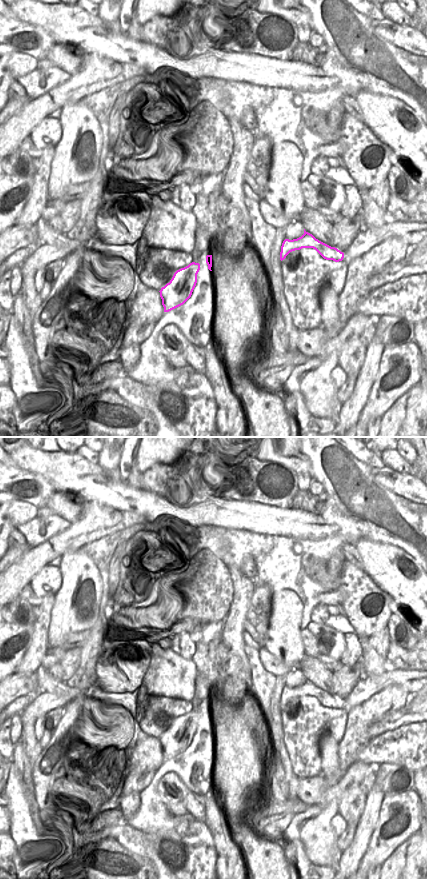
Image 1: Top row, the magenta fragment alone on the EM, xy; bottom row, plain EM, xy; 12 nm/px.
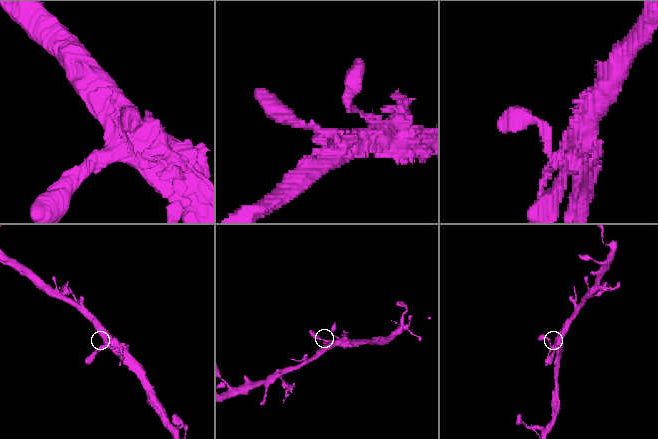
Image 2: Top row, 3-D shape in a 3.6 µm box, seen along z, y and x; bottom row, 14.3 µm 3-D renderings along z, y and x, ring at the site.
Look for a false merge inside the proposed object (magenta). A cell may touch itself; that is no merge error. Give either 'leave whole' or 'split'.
leave whole

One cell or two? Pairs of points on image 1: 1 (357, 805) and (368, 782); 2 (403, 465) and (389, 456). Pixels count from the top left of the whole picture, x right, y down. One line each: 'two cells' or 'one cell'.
1: one cell
2: one cell

